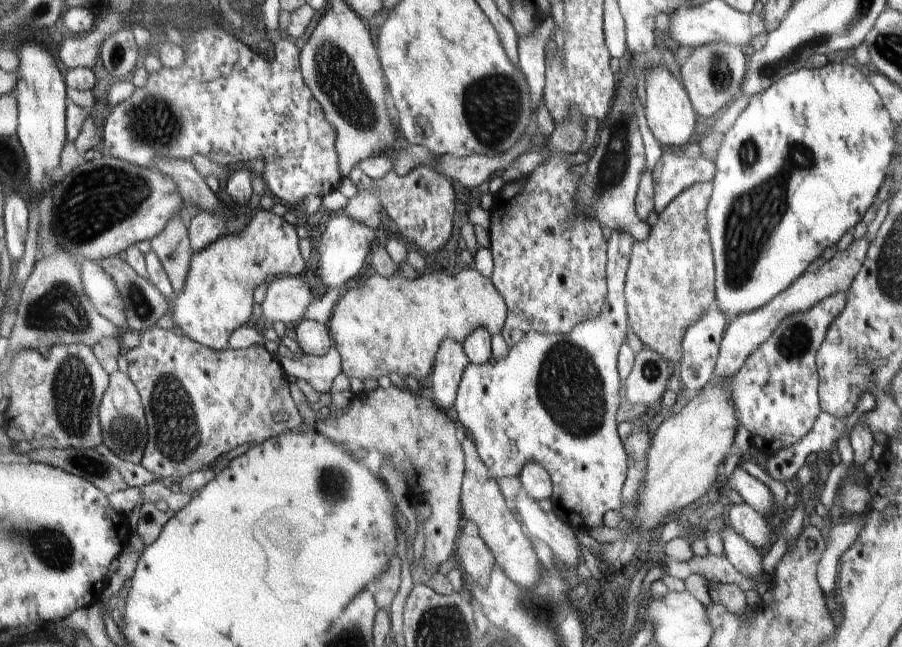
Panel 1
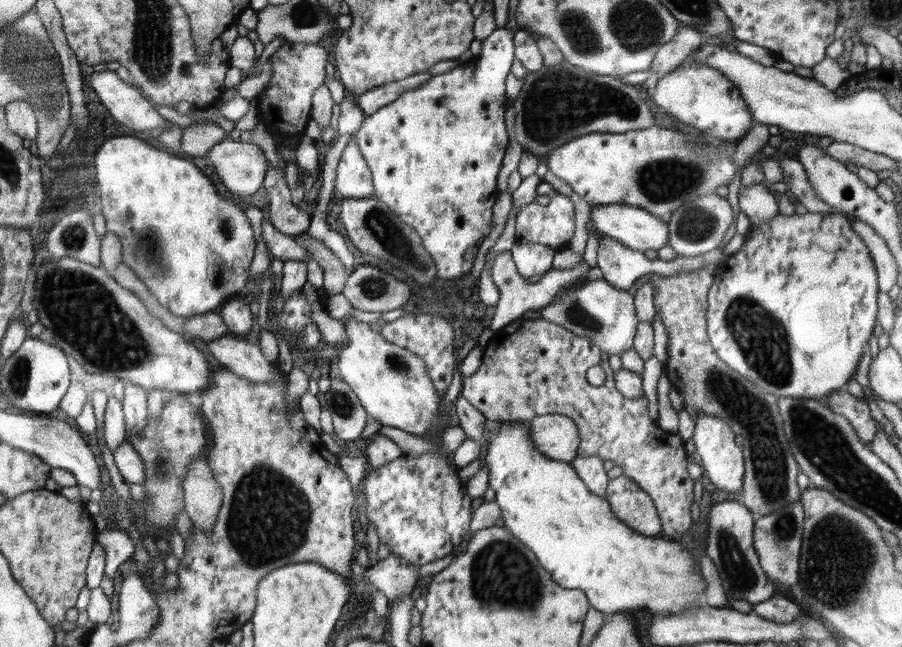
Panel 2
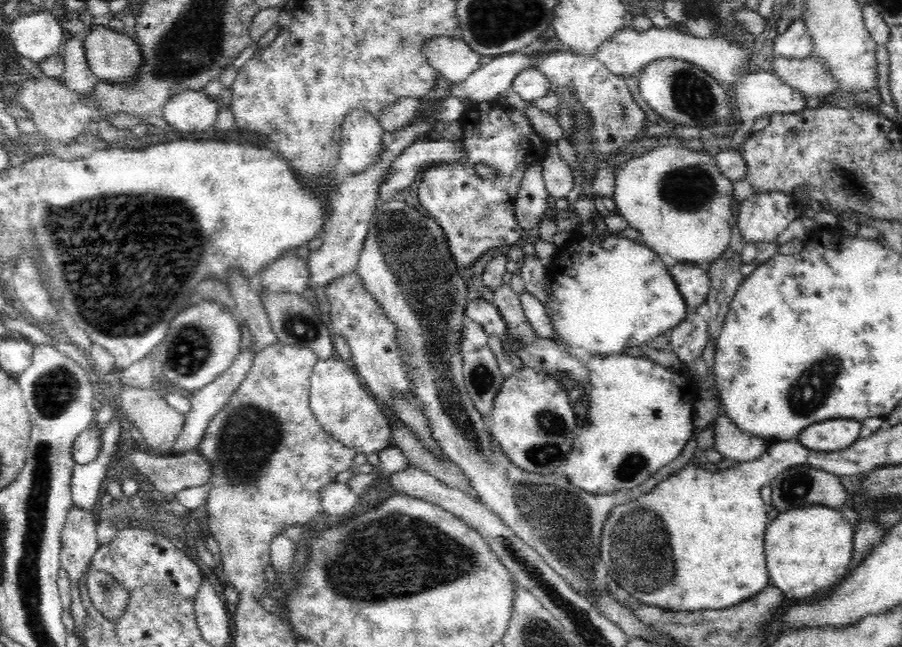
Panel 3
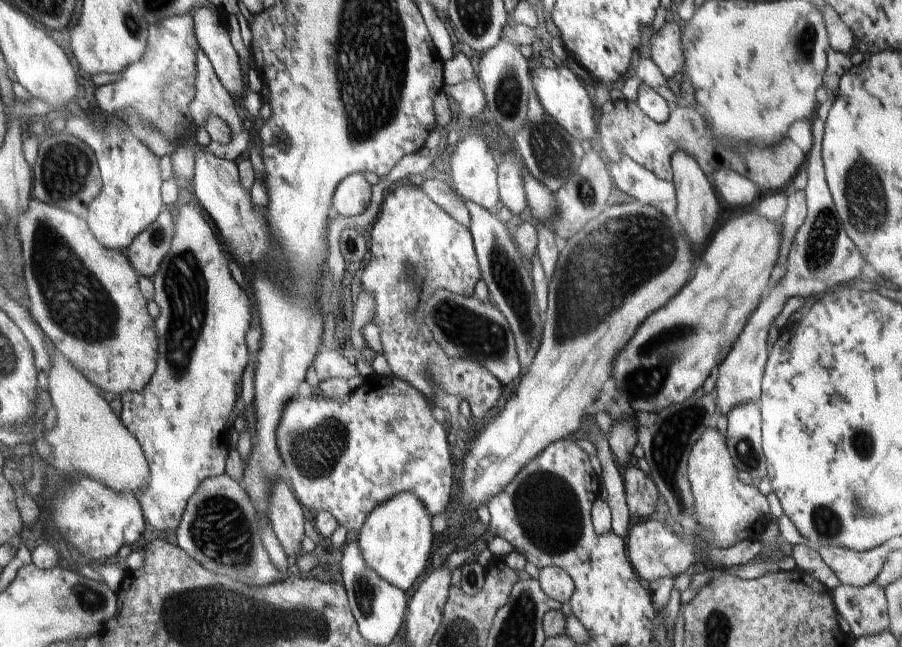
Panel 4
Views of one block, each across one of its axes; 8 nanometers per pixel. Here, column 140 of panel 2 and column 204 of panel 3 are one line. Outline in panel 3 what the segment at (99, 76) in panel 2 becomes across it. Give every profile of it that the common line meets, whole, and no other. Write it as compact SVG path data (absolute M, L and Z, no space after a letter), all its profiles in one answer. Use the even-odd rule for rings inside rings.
M187 91L166 102L164 125L184 132L204 132L213 126L220 103L212 101L206 92Z

